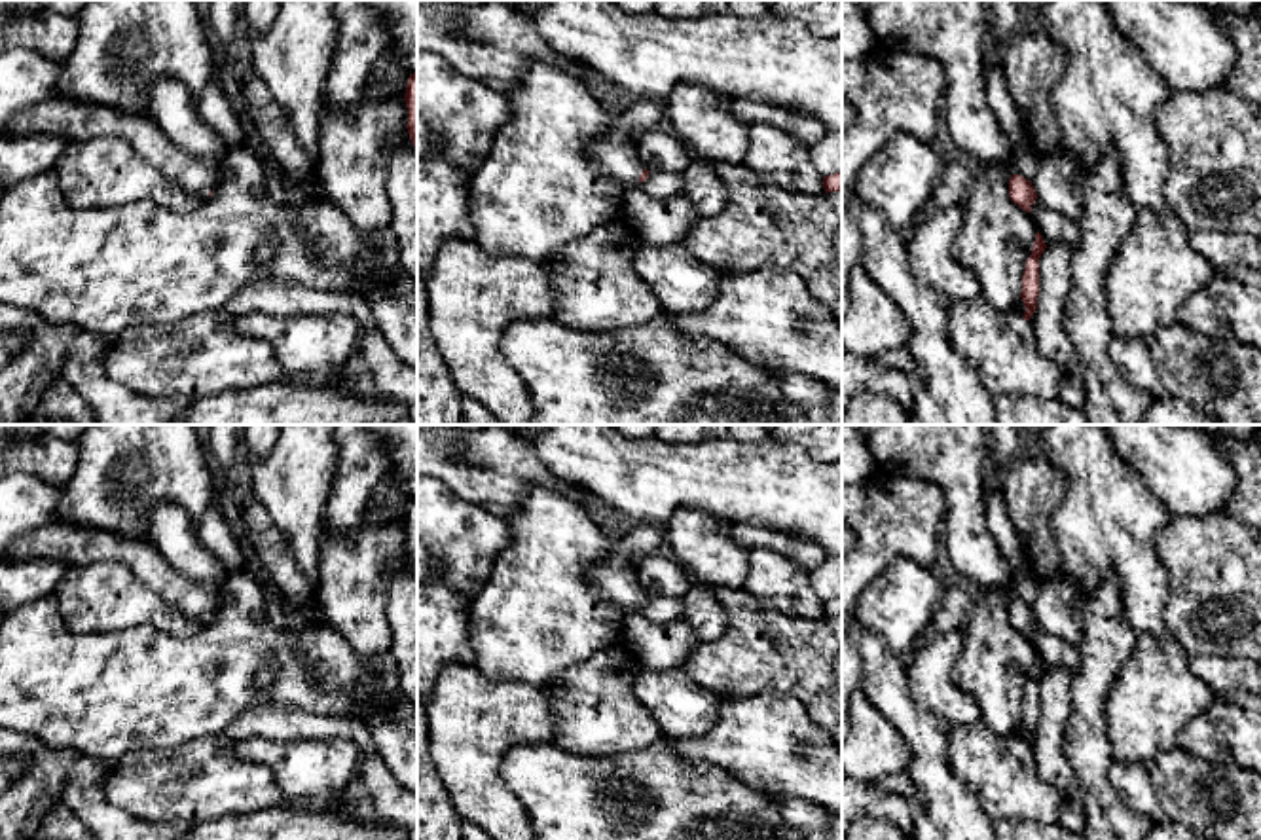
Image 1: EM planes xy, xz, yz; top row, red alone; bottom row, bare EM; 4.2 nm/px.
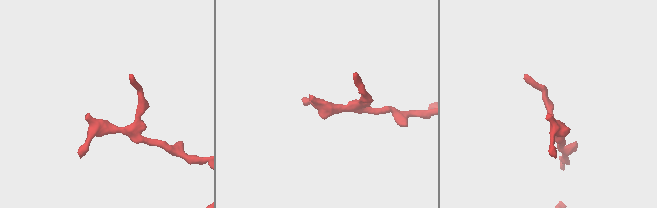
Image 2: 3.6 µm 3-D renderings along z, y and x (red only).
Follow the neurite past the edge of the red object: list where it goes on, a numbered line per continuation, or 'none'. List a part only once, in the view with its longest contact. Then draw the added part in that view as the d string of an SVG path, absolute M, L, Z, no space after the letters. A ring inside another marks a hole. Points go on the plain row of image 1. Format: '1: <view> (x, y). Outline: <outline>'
1: xz (613, 577). Outline: M611 531L612 550L588 569L590 586L603 601L631 614L645 593L637 578L633 540L624 531Z

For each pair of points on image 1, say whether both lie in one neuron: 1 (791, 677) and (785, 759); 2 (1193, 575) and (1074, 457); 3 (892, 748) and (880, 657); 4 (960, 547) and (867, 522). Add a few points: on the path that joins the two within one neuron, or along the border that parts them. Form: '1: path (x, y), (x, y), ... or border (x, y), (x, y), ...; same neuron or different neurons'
1: border (746, 696), (789, 693), (820, 725); different neurons
2: border (1170, 514), (1155, 535), (1155, 554), (1167, 581); different neurons
3: border (861, 689), (903, 738), (913, 757); different neurons
4: border (924, 480), (937, 486), (943, 493), (943, 522); different neurons

